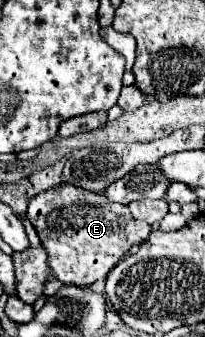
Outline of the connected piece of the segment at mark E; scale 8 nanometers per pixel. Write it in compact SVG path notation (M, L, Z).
M56 185L52 189L36 195L34 199L30 199L26 215L28 215L30 223L34 225L38 237L48 253L48 263L50 263L56 279L66 285L76 285L76 287L90 287L94 281L104 279L108 275L108 271L128 253L128 249L132 245L144 243L150 235L150 225L132 219L126 205L112 203L102 193L84 191L74 185Z

